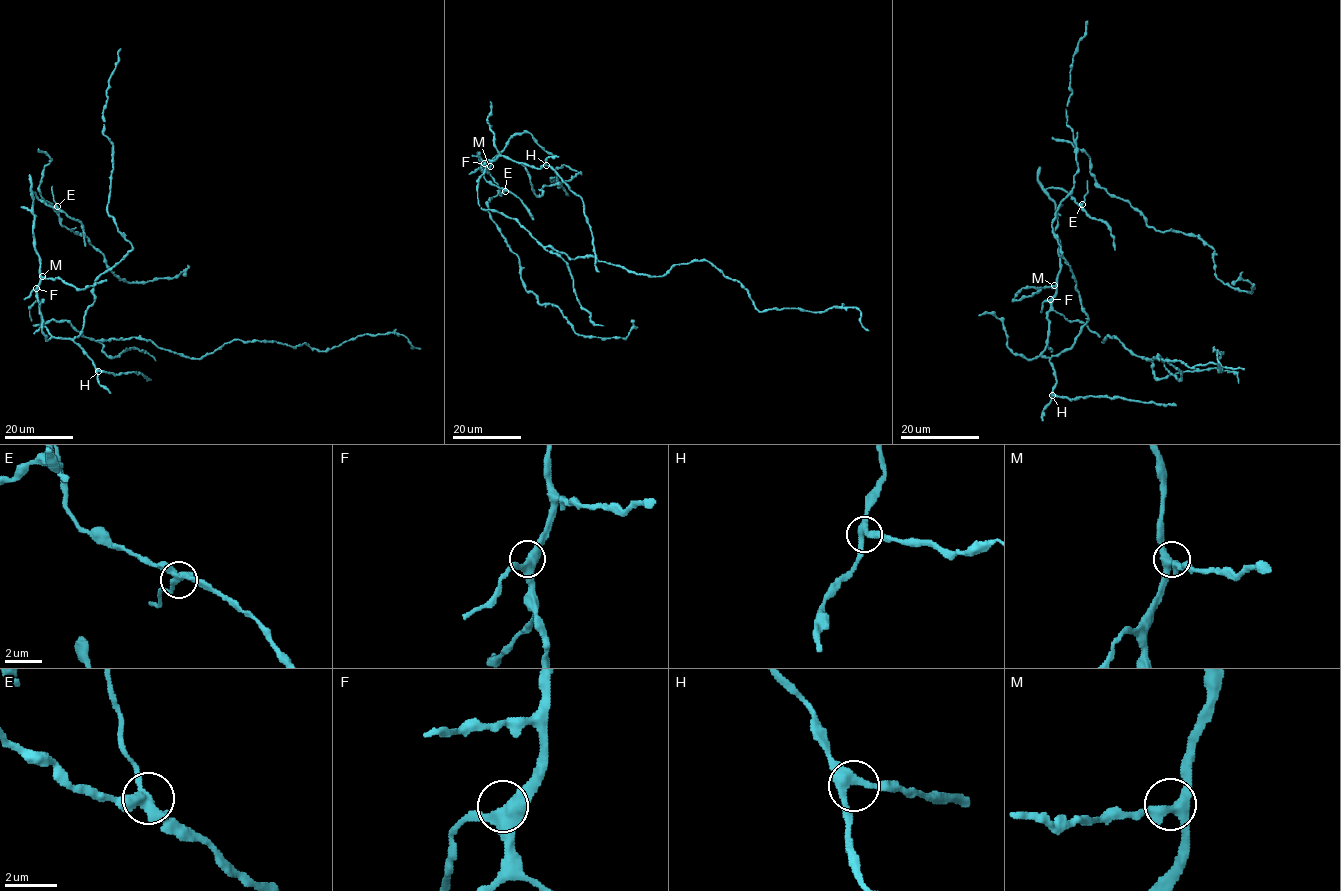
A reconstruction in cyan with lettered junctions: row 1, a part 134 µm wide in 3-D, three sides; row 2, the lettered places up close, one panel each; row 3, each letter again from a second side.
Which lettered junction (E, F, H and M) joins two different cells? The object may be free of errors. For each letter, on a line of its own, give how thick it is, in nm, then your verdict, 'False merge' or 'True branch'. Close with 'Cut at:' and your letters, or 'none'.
E: Thickness 340 nm. False merge
F: Thickness 400 nm. True branch
H: Thickness 320 nm. True branch
M: Thickness 380 nm. True branch
Cut at: E

